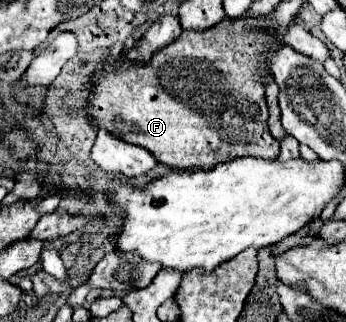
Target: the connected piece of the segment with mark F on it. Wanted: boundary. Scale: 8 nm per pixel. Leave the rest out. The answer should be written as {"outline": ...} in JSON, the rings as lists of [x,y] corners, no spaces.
{"outline":[[[223,18],[209,30],[181,32],[175,42],[157,50],[149,64],[125,66],[121,56],[109,56],[105,70],[93,78],[95,90],[91,92],[89,108],[95,126],[149,150],[157,162],[177,170],[211,170],[217,162],[229,162],[239,156],[275,160],[279,142],[269,134],[265,88],[253,66],[265,64],[265,54],[275,48],[279,48],[279,42],[269,38],[269,34],[245,28],[245,22]]]}

